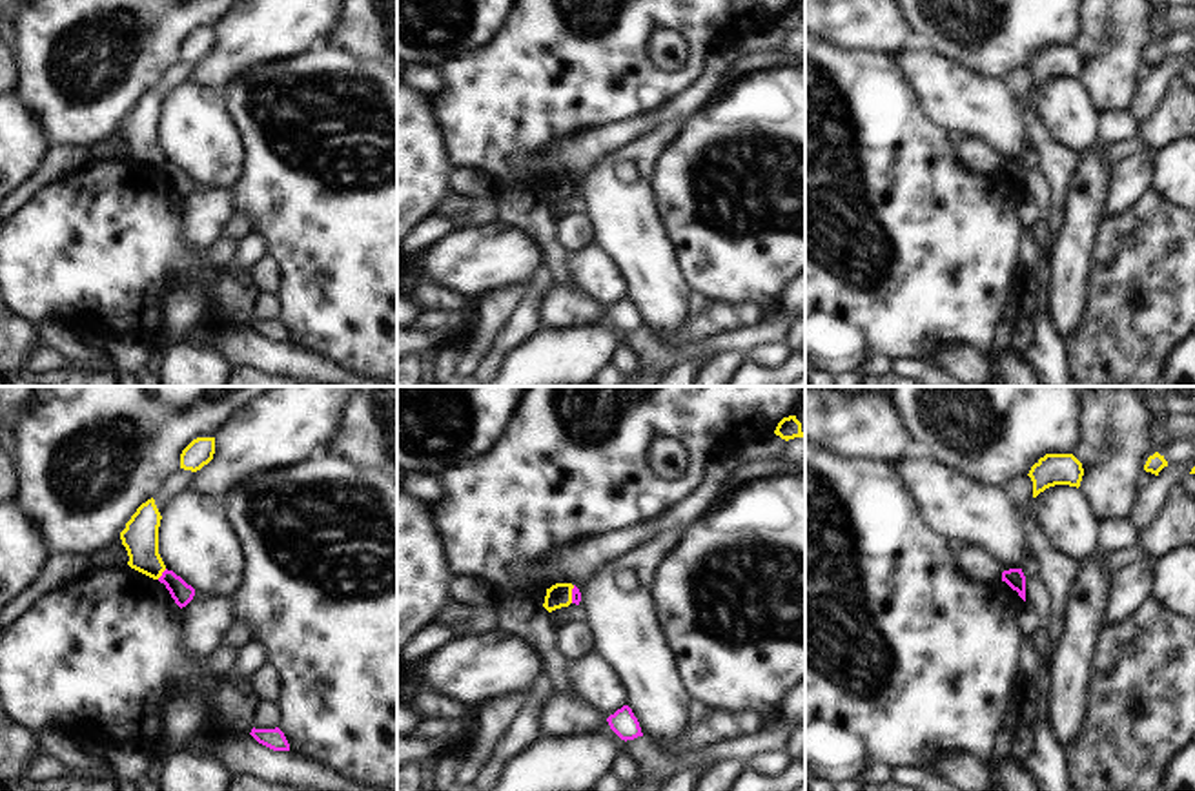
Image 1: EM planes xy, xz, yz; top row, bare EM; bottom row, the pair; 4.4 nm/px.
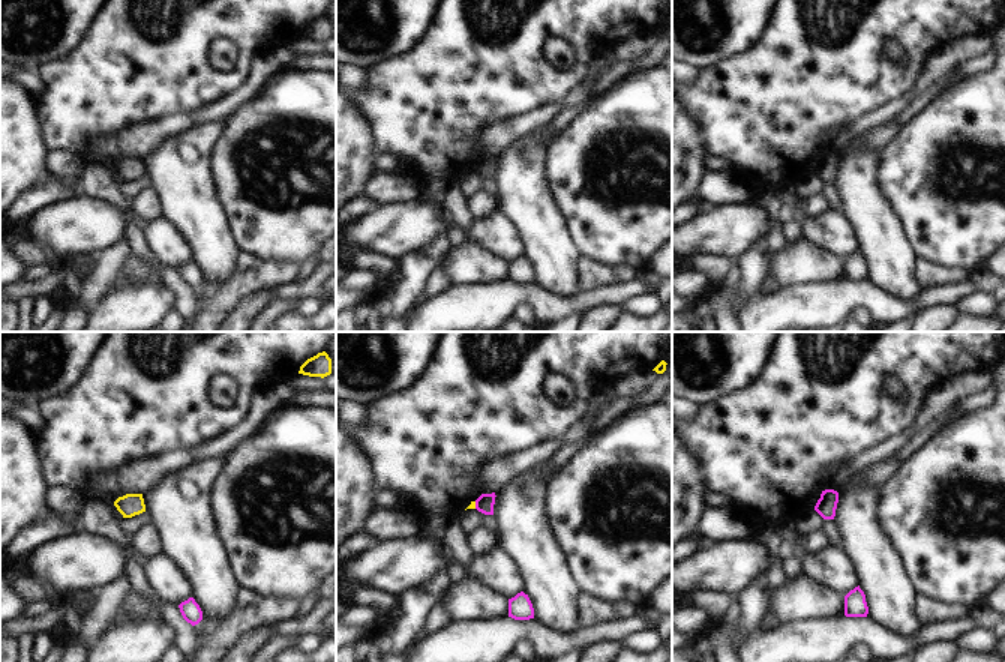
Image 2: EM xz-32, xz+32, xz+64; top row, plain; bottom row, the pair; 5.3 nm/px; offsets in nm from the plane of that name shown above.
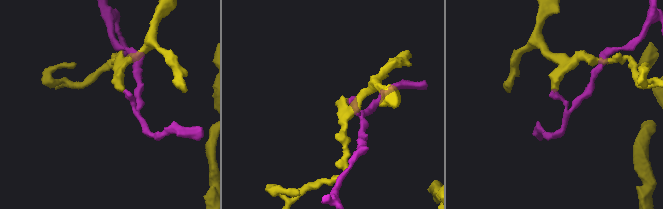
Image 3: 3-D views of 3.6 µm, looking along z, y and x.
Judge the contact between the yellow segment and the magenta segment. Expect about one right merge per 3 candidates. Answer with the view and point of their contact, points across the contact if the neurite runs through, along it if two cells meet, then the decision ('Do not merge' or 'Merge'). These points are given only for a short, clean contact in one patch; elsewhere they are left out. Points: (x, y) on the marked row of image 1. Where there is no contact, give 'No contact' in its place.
Touches yellow at xy (161, 575). Boundary: xy (166, 569), (157, 578). Do not merge.

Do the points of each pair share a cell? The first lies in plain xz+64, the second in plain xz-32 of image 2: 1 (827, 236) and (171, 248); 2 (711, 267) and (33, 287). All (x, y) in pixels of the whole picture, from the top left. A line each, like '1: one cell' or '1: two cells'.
1: one cell
2: two cells

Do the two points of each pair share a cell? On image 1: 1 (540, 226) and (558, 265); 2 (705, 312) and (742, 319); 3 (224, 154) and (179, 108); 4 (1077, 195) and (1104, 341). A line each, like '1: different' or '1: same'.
1: same
2: same
3: same
4: different

